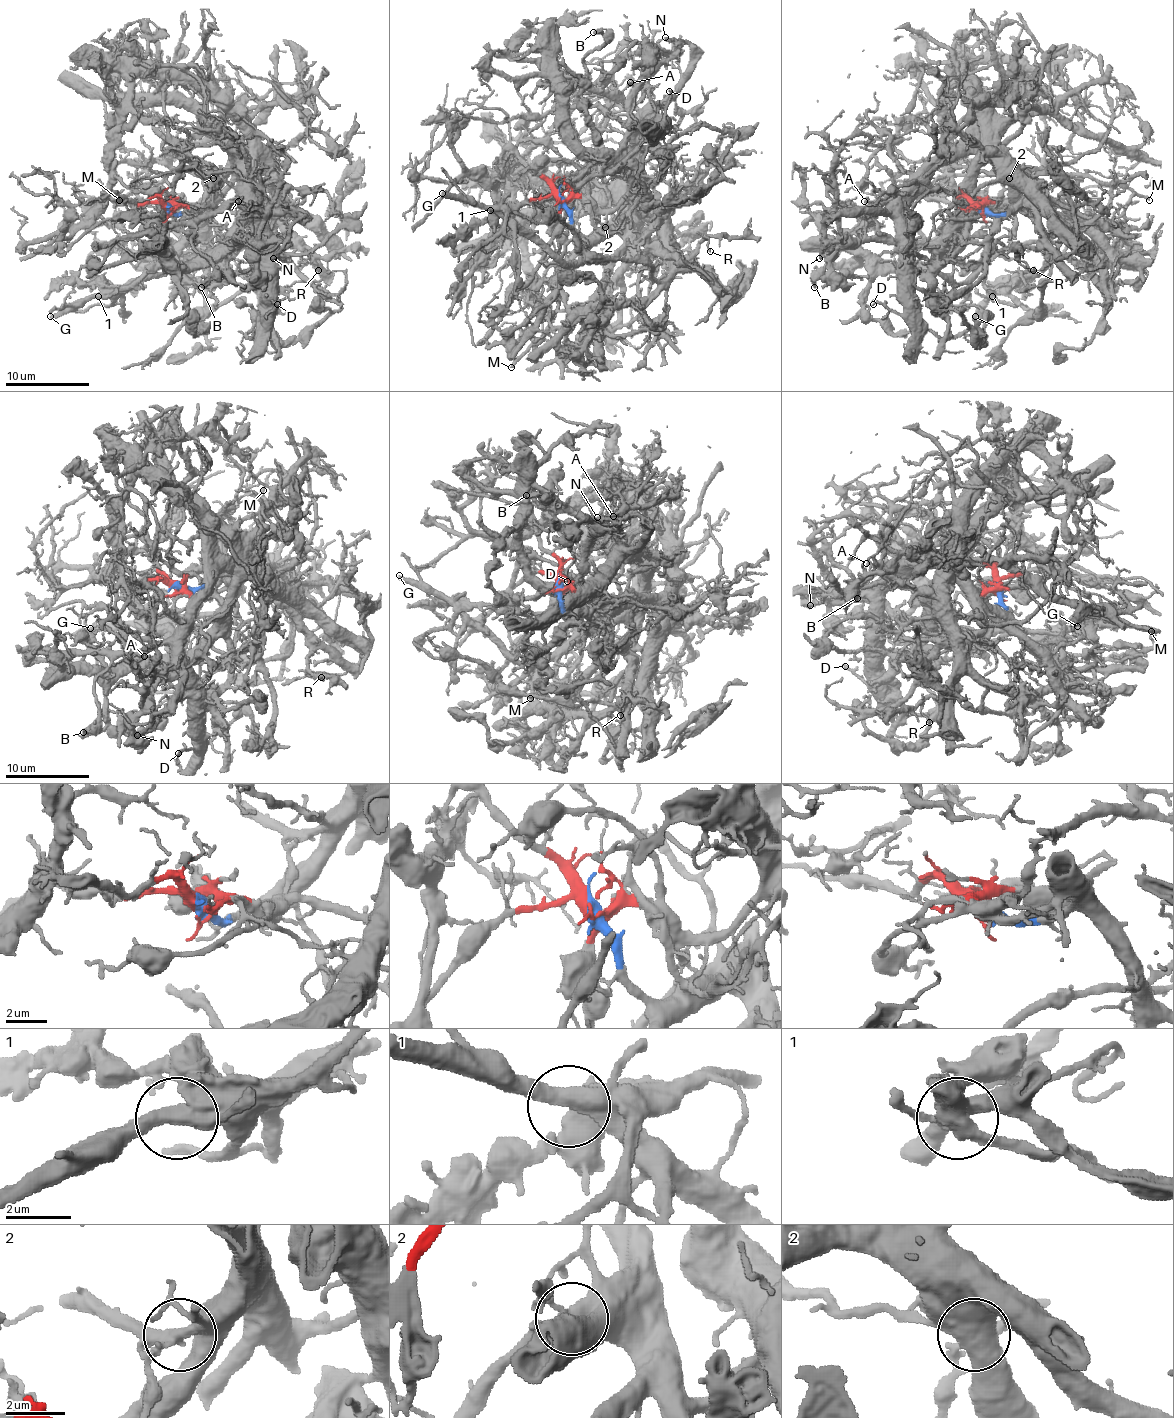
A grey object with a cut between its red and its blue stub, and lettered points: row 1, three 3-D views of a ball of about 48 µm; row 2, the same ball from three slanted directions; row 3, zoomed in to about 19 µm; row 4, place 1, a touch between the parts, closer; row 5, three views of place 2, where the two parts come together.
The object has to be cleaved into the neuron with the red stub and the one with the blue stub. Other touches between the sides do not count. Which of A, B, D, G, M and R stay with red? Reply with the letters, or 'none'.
none

